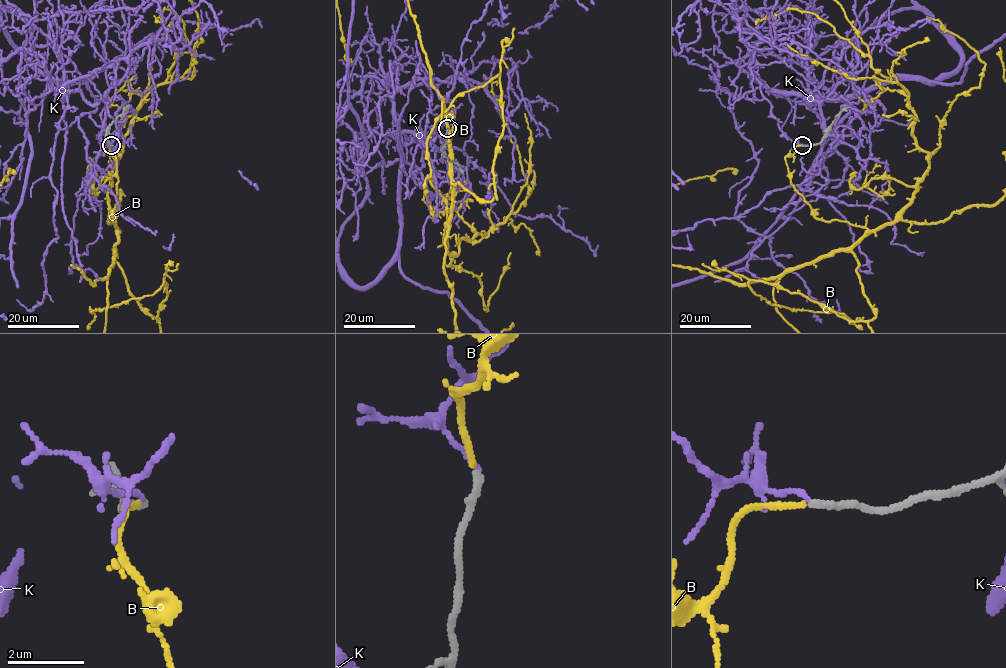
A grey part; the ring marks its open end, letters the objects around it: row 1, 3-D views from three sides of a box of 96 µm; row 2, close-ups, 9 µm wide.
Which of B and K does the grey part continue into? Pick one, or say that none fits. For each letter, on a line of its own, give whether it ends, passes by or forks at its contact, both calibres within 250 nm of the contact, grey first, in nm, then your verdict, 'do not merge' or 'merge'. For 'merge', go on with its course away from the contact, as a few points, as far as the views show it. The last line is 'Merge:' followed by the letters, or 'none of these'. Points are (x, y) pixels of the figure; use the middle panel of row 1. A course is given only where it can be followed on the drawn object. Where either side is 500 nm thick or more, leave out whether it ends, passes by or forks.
B: it ends; calibres 190 and 140 nm; merge
K: it ends; calibres 200 and 100 nm; do not merge
Merge: B

